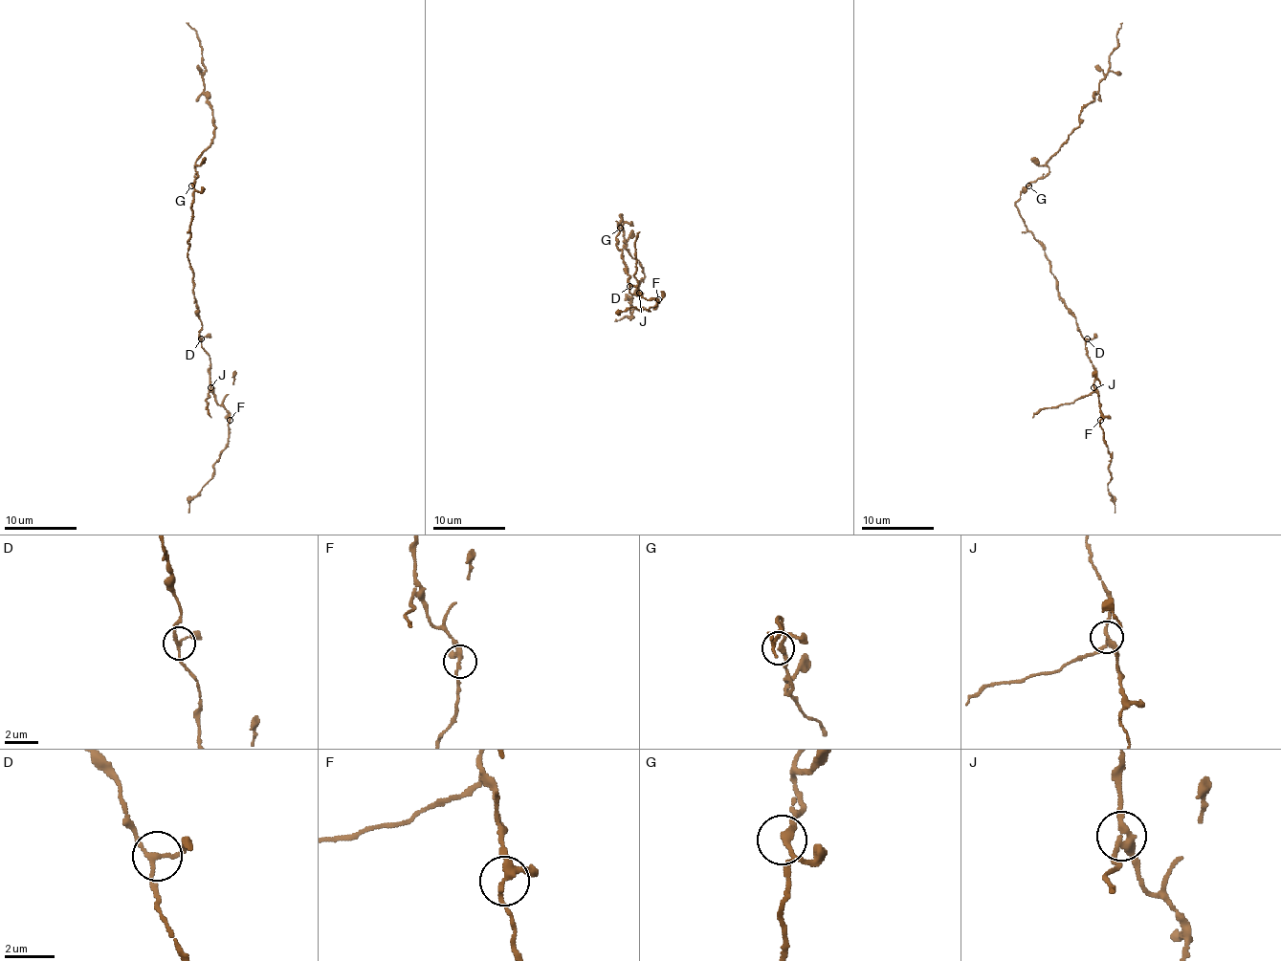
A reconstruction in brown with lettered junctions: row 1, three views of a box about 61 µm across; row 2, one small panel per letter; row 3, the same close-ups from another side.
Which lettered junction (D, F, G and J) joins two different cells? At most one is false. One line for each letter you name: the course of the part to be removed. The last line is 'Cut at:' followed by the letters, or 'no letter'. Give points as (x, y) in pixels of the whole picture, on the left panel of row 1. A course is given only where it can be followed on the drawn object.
J: (209, 387), (206, 407), (211, 418)
Cut at: J

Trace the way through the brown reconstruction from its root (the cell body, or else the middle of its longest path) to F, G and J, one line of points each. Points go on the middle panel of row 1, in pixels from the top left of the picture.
F: (616, 246), (622, 251), (622, 262), (631, 276), (628, 282), (638, 289), (638, 294), (644, 298), (658, 299)
G: (616, 246), (620, 215), (620, 228)
J: (616, 246), (622, 251), (622, 262), (631, 276), (628, 282), (634, 285), (638, 293)

